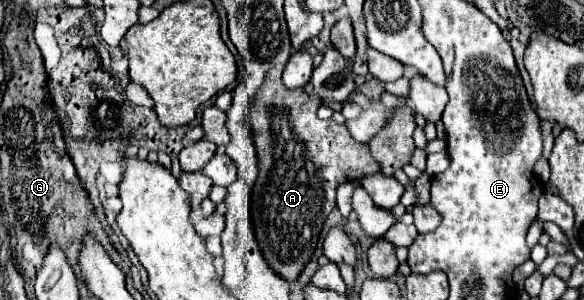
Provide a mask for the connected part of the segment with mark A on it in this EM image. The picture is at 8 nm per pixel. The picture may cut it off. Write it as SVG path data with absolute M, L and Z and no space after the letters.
M265 79L261 91L257 91L257 99L253 99L253 107L249 107L249 125L259 159L259 177L251 191L251 221L265 261L287 281L295 281L303 267L311 261L323 223L335 209L337 185L357 181L379 171L379 163L371 157L369 147L357 143L345 125L339 125L333 119L319 119L319 107L321 99L309 97L305 89L289 91L281 79Z

